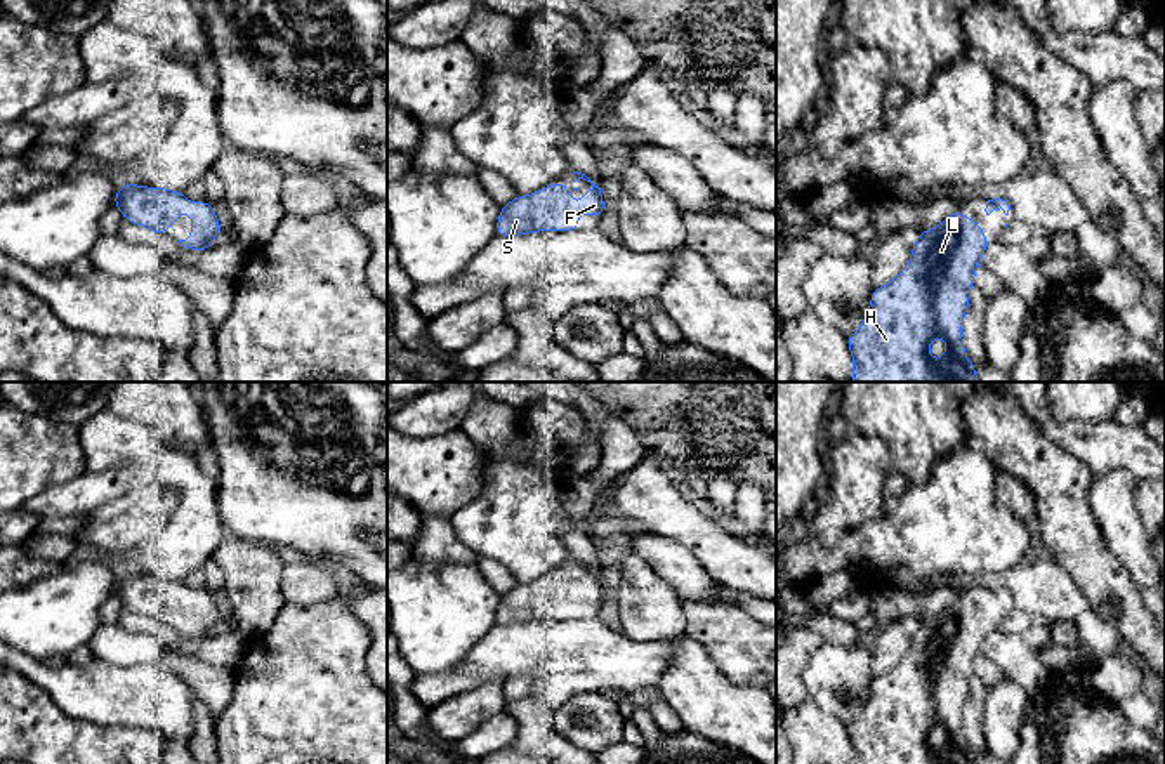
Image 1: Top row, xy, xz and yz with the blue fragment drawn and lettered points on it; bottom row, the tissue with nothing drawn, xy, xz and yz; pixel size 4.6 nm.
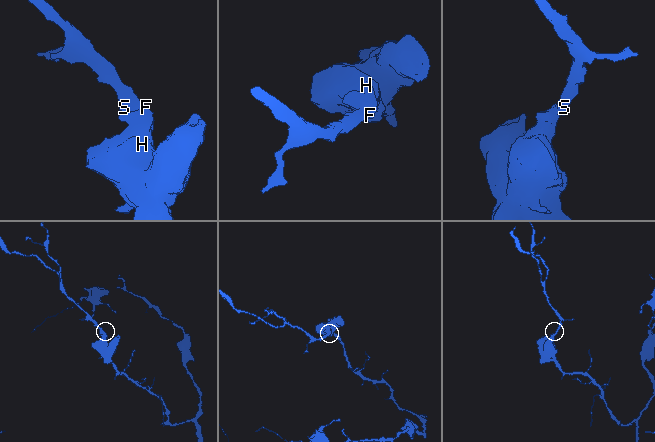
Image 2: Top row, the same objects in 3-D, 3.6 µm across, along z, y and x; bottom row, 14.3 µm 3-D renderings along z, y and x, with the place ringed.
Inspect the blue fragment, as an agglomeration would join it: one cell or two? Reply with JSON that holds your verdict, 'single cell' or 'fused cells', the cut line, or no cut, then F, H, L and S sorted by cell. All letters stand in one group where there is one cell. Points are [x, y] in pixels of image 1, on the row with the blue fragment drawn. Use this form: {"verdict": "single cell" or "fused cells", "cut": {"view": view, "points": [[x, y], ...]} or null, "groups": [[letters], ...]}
{"verdict": "single cell", "cut": null, "groups": [["F", "H", "L", "S"]]}

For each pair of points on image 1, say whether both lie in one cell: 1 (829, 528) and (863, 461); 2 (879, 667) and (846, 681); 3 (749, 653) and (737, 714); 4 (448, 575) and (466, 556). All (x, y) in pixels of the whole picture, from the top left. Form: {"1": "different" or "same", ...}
{"1": "same", "2": "different", "3": "different", "4": "different"}

